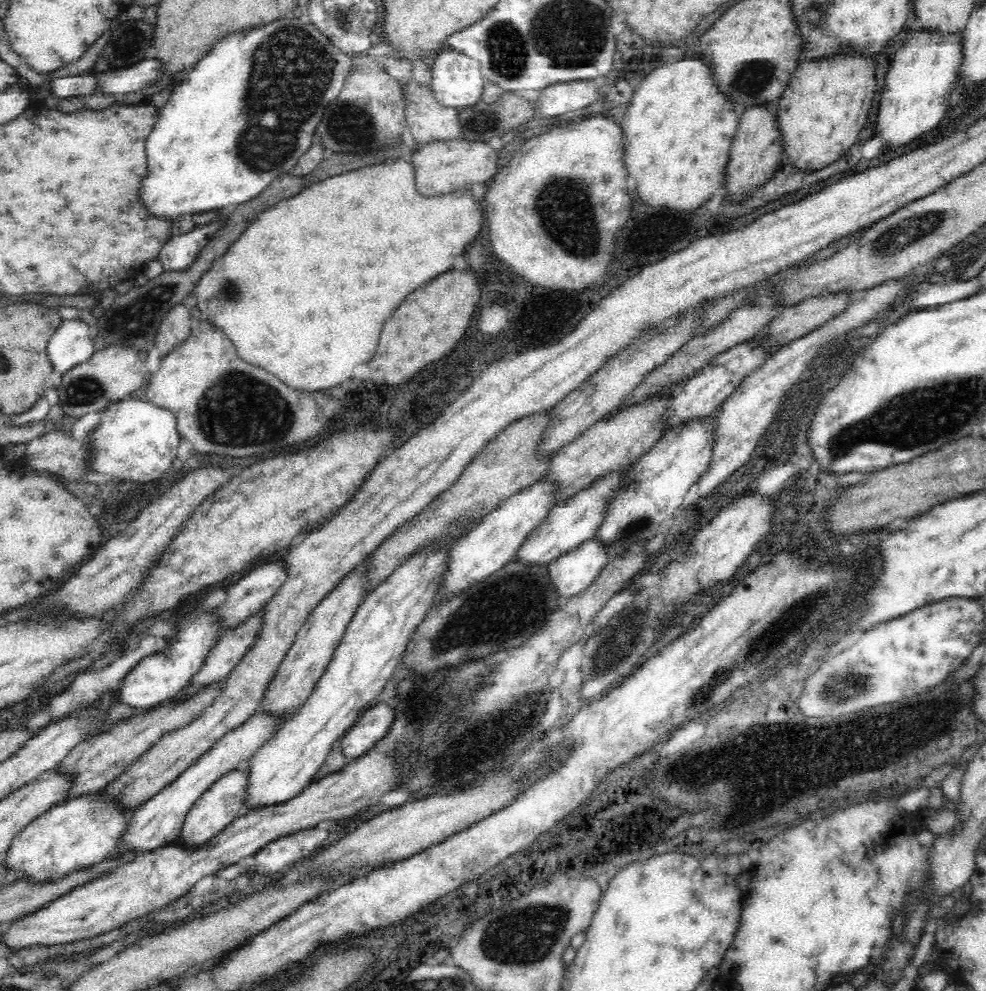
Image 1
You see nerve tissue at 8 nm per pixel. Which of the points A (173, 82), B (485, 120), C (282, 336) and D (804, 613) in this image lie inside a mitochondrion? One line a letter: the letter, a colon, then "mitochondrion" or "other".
A: other
B: mitochondrion
C: other
D: mitochondrion

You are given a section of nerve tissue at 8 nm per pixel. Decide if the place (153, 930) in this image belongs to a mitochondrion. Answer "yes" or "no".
no

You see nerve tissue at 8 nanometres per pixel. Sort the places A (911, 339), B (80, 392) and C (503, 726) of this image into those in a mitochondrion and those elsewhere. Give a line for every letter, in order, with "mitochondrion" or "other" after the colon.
A: other
B: mitochondrion
C: mitochondrion

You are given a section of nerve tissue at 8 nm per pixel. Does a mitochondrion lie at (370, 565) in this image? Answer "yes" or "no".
no

